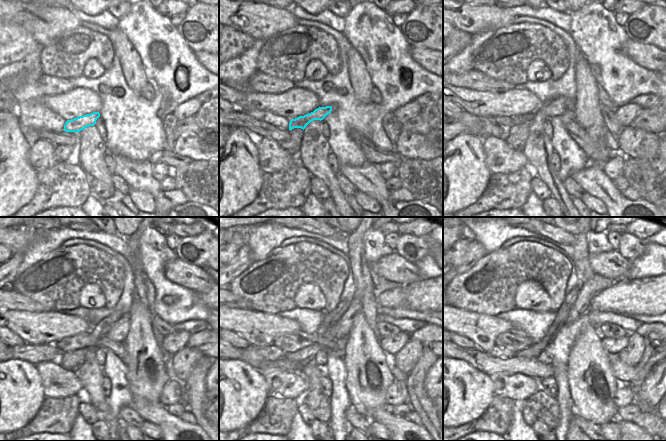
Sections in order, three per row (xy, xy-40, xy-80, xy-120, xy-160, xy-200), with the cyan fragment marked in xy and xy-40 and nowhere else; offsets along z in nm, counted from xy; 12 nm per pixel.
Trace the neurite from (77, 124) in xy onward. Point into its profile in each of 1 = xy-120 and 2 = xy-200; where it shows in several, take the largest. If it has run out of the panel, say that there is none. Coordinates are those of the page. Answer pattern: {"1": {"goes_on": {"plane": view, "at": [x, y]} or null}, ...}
{"1": {"goes_on": {"plane": "xy-120", "at": [118, 331]}}, "2": {"goes_on": {"plane": "xy-200", "at": [592, 287]}}}

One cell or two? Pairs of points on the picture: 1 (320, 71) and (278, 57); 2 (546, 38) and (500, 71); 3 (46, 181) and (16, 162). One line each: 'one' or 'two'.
1: two
2: one
3: two

